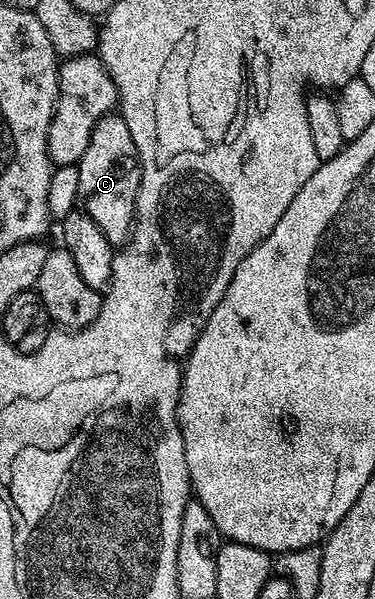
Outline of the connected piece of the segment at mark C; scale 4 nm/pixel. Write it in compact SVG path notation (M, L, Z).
M119 114L103 117L91 134L91 142L87 150L83 150L83 158L77 164L79 174L80 211L90 216L92 222L99 226L109 245L121 246L129 239L133 230L133 221L137 214L137 195L141 185L141 166L137 158L135 138L131 138L131 130L127 130L127 122Z

